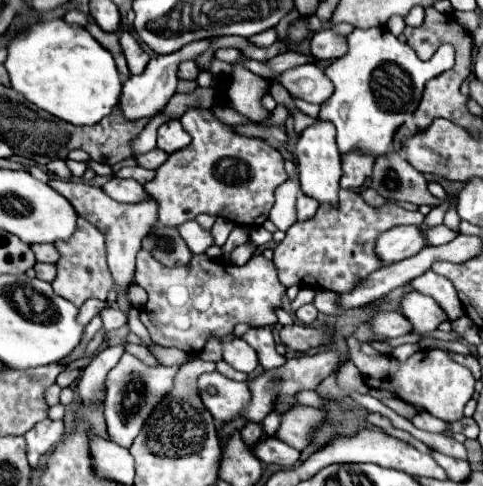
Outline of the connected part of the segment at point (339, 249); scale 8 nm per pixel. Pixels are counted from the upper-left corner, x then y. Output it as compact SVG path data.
M349 153L341 157L343 163L343 177L341 177L341 191L339 191L339 207L321 205L313 219L295 223L287 233L285 239L275 247L275 265L279 271L279 279L285 287L289 285L311 285L329 291L351 291L359 281L363 281L371 271L379 269L381 263L367 249L367 239L373 233L381 233L381 229L391 229L395 225L419 225L423 215L419 211L403 209L397 203L385 203L381 207L373 207L363 201L357 193L363 189L365 181L371 177L375 159L363 153Z

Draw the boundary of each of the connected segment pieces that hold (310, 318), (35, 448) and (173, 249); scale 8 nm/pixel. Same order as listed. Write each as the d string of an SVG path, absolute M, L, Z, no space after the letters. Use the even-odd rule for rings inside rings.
M303 305L303 307L299 307L297 309L297 319L301 321L301 323L305 323L305 325L309 325L309 323L313 323L315 321L315 317L319 315L319 311L313 307L313 305Z
M49 421L37 423L31 431L27 431L27 459L33 469L37 469L43 455L47 455L63 435L63 421Z
M161 223L153 225L151 233L143 239L141 247L145 251L149 251L165 267L185 265L193 257L187 243L181 239L177 227L167 227L167 225L161 225Z

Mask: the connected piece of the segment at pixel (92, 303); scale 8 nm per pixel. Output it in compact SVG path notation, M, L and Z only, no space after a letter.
M89 299L89 301L85 301L83 305L81 305L81 309L79 309L79 323L83 323L83 325L87 325L99 311L103 311L107 307L107 303L105 301L99 301L99 299Z

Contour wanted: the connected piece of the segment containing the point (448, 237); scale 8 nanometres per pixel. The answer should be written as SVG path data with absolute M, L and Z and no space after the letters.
M437 225L437 227L433 227L433 229L427 231L427 237L433 241L433 245L441 245L441 243L453 241L457 237L457 231L451 231L445 225Z

